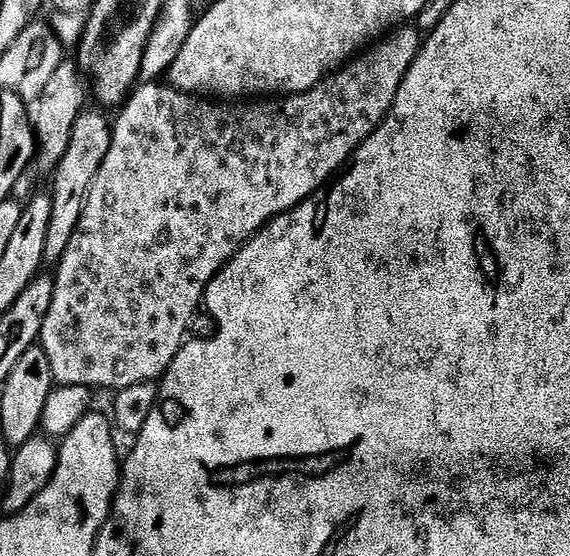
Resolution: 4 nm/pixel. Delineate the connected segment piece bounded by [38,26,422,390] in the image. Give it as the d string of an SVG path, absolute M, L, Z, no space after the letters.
M401 26L387 33L386 38L369 47L363 54L357 55L343 68L327 76L318 86L305 92L285 95L283 98L260 98L255 102L213 102L211 99L178 90L167 82L141 83L119 109L120 117L115 117L110 154L106 154L106 162L102 162L102 170L98 170L98 178L94 178L94 186L82 210L78 230L74 230L74 238L70 238L66 254L58 261L57 268L60 269L54 272L54 302L50 302L50 310L46 314L46 322L42 326L42 334L38 341L39 347L46 350L46 358L50 358L53 381L57 385L86 386L93 390L119 390L126 386L134 386L138 382L159 381L189 339L188 327L191 326L196 311L199 308L201 311L204 292L212 279L275 216L289 212L304 200L313 199L351 161L356 151L370 138L370 134L379 130L380 123L388 116L388 111L398 98L398 90L414 58L420 52L421 43L422 32L419 27Z

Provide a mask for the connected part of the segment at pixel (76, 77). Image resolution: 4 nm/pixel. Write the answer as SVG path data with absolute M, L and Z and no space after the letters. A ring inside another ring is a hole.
M65 62L54 70L50 83L34 104L34 131L36 134L36 155L34 168L37 173L51 174L66 158L66 150L70 150L70 142L74 134L74 122L86 110L84 104L90 100L90 84L83 71L75 63Z

